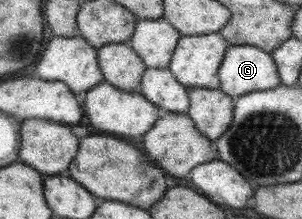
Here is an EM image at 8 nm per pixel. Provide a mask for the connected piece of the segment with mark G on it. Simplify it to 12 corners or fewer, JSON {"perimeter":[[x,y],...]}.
{"perimeter":[[229,45],[217,76],[232,98],[281,84],[270,53]]}

